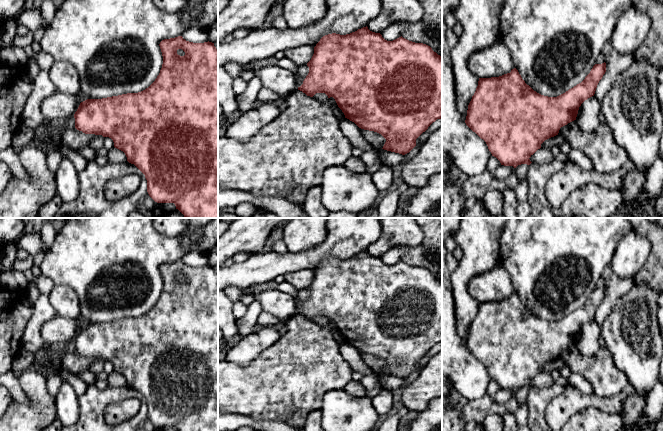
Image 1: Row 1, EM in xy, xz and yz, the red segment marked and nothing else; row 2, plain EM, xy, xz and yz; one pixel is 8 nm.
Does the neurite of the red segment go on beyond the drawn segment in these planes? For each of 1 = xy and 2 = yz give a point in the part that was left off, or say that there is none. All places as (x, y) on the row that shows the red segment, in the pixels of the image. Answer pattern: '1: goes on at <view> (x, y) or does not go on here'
1: does not go on here
2: does not go on here

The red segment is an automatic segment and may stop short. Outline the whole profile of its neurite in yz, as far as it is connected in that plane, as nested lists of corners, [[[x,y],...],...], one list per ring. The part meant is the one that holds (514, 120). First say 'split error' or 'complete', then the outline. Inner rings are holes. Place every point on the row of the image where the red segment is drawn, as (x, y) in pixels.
complete; [[[606,63],[595,64],[585,79],[557,97],[548,97],[534,91],[525,83],[516,68],[510,73],[499,77],[479,78],[478,86],[468,105],[466,125],[483,139],[492,156],[496,157],[501,165],[513,166],[530,165],[530,157],[541,148],[541,144],[556,135],[561,127],[576,120],[579,107],[588,98],[594,96],[597,85],[606,72]]]

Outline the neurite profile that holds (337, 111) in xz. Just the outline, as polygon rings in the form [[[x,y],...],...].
[[[333,97],[328,98],[328,103],[332,106],[334,115],[340,120],[344,119],[345,115],[342,110],[338,107],[335,99]]]

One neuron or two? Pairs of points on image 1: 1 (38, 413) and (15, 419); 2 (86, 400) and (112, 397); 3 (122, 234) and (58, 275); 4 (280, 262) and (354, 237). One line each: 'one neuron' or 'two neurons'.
1: one neuron
2: one neuron
3: one neuron
4: one neuron

